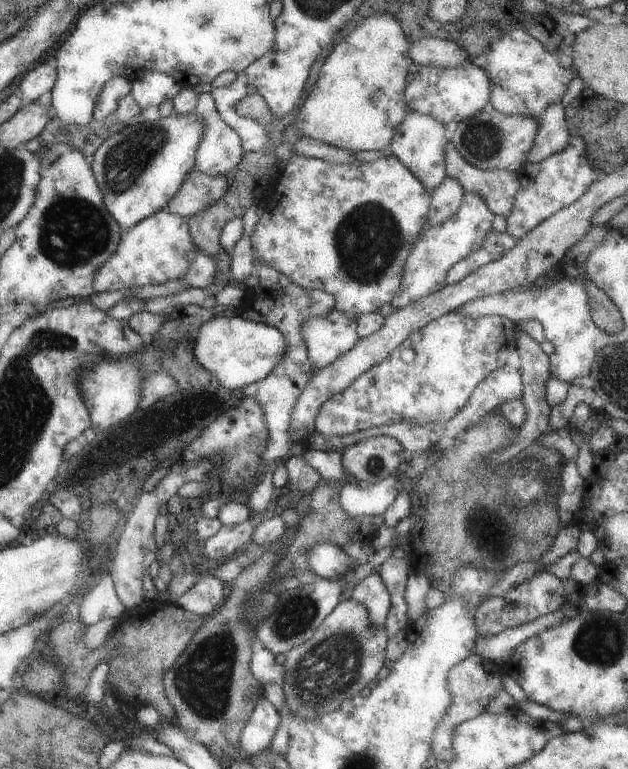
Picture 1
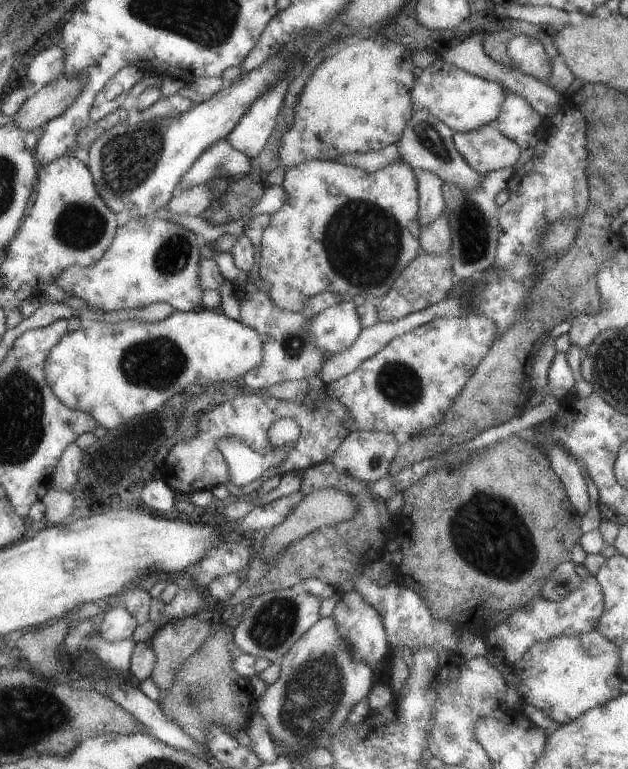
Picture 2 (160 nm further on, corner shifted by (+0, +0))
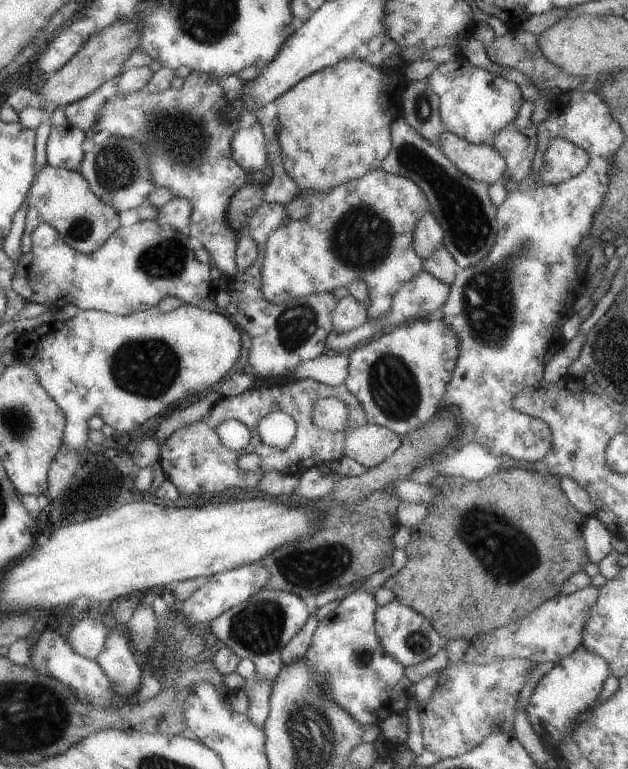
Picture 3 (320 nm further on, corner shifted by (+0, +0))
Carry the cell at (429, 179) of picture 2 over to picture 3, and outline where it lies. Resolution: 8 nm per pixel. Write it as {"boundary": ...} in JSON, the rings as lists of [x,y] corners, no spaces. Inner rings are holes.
{"boundary":[[[428,208],[415,223],[413,229],[412,249],[423,260],[431,256],[434,250],[442,246],[442,230],[434,221]]]}

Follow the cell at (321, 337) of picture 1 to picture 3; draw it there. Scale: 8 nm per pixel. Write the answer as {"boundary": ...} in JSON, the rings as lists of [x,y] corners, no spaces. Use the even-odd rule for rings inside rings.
{"boundary":[[[350,294],[342,297],[331,309],[331,333],[342,333],[357,328],[368,320],[366,304],[355,300]]]}

